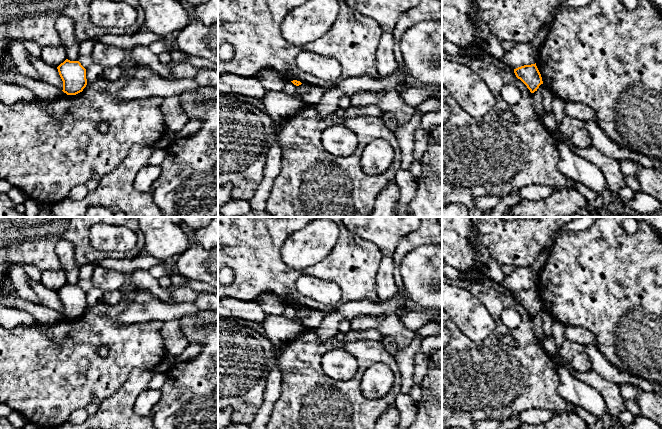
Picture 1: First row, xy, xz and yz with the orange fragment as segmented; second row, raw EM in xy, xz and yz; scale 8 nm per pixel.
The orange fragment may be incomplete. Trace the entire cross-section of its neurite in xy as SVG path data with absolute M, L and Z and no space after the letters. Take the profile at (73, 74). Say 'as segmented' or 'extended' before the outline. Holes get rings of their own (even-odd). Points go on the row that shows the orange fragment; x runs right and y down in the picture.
as segmented; M66 59L57 69L63 81L62 91L67 95L76 95L86 87L86 69L79 61Z

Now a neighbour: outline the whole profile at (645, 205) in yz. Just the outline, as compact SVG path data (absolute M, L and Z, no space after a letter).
M642 191L637 192L635 197L630 201L622 201L642 217L653 216L658 210L662 209L662 203Z

